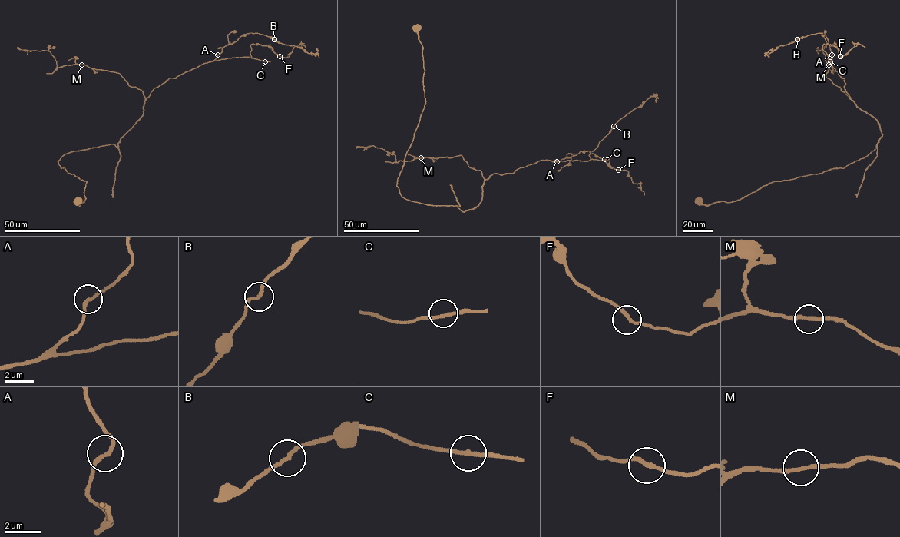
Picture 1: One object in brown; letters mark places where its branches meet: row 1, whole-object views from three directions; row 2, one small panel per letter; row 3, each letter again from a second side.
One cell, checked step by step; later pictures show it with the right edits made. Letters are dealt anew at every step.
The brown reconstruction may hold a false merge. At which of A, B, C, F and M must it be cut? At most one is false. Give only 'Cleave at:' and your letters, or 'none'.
Cleave at: none

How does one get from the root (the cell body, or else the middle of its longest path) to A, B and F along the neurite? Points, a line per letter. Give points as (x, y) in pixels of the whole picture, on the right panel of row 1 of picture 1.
A: (698, 200), (735, 201), (773, 181), (845, 167), (876, 147), (878, 122), (850, 97), (832, 54)
B: (698, 200), (735, 201), (773, 181), (845, 167), (876, 147), (878, 122), (850, 97), (822, 32), (797, 39)
F: (698, 200), (735, 201), (773, 181), (845, 167), (876, 147), (878, 122), (850, 97), (822, 45), (840, 56)

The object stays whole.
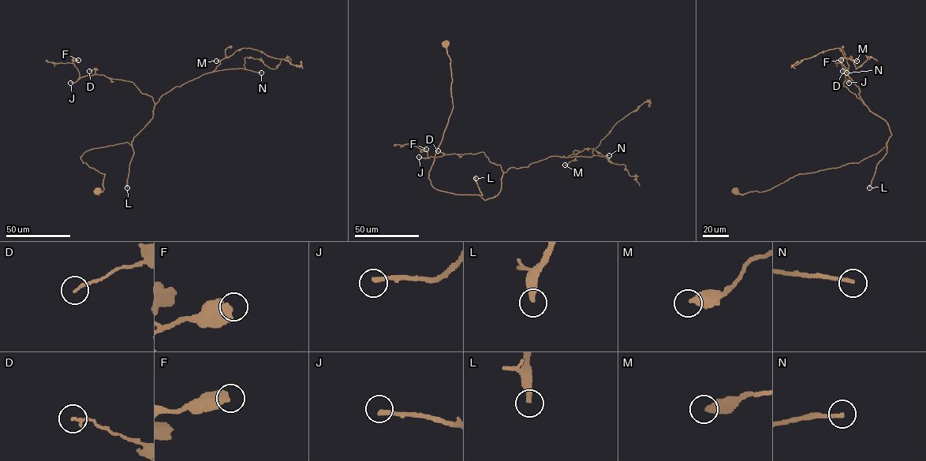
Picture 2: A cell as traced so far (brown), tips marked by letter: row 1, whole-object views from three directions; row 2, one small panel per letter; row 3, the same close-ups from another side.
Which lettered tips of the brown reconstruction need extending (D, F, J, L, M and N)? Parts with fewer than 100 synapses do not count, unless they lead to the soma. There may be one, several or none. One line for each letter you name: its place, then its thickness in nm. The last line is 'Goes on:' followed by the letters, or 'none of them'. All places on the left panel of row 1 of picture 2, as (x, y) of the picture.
J: (70, 83) | 220 nm
L: (127, 187) | 300 nm
N: (261, 72) | 200 nm
Goes on: J, L, N

